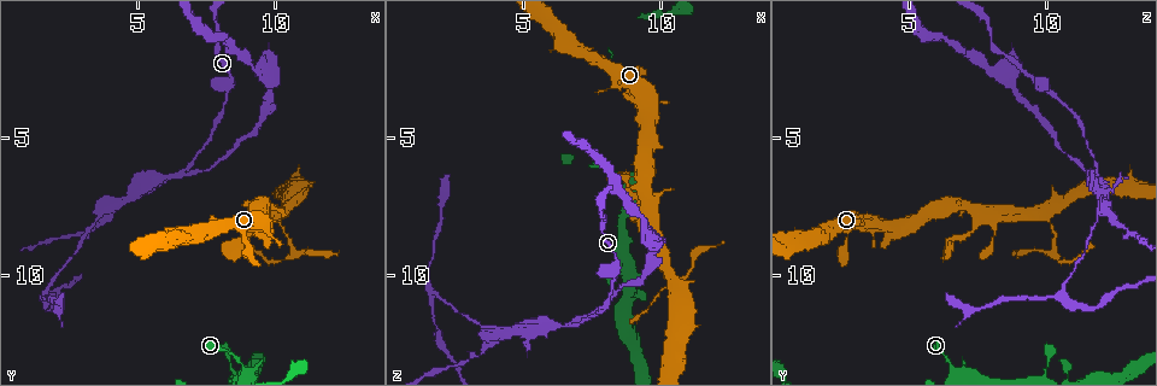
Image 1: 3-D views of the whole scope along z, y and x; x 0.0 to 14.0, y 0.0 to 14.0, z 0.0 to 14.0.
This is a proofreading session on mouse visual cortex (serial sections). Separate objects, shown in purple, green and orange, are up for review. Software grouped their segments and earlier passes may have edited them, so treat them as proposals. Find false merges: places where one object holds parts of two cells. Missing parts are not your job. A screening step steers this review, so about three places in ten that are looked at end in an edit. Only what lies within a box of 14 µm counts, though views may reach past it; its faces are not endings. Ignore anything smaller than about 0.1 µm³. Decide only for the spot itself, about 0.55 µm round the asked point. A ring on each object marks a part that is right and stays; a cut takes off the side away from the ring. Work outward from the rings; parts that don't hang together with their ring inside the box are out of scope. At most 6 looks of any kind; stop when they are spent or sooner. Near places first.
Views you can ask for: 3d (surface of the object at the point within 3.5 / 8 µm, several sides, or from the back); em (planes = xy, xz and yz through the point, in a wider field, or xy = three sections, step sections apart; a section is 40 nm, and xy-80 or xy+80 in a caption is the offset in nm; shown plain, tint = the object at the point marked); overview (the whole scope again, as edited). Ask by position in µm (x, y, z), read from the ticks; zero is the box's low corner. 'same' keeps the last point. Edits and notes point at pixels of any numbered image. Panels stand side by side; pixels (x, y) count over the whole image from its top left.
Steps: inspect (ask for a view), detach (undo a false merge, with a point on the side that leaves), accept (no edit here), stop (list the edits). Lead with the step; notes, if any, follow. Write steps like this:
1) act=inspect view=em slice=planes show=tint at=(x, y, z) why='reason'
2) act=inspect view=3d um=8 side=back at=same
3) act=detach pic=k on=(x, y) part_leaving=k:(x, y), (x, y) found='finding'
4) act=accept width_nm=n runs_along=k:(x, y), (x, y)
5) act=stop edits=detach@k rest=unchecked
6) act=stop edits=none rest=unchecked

act=inspect view=3d um=3.5 at=(10.5, 8.6, 10.2) why='sharp bend'

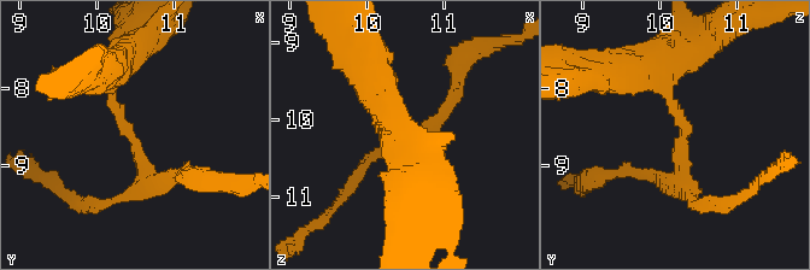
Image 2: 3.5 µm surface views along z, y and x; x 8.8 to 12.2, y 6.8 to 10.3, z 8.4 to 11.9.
act=inspect view=em slice=xy step=3 show=tint at=(10.45, 8.65, 10.30) arm_widths_nm=200,250

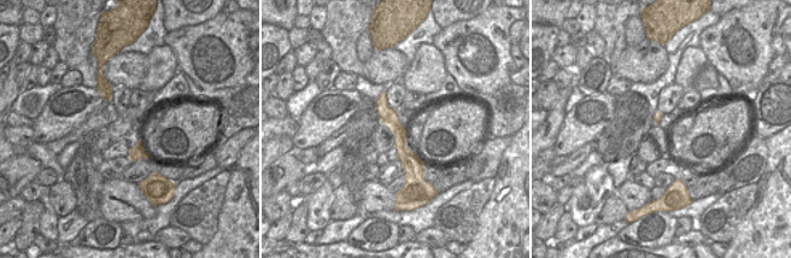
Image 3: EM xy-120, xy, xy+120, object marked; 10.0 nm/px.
act=accept runs_along=2:(115, 65), (115, 113), (145, 183), (170, 180) found='continuous, no second cell'

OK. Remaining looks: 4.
act=inspect view=3d um=8 at=(6.8, 6.0, 11.9) why='thin neck'

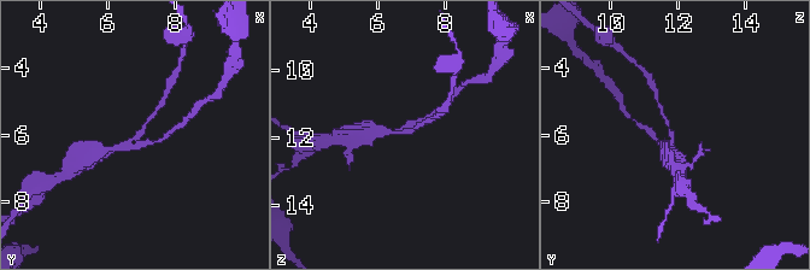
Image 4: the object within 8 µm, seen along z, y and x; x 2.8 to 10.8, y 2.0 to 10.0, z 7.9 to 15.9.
act=inspect view=3d um=3.5 at=(6.7, 6.1, 11.8)

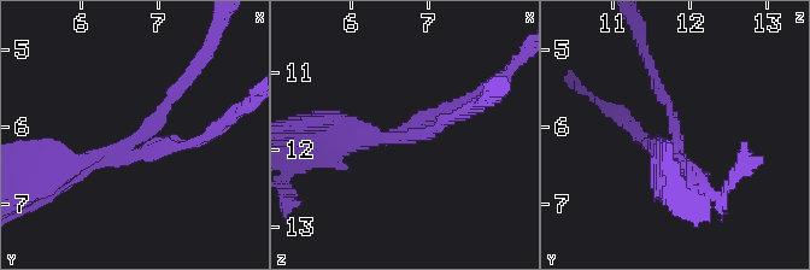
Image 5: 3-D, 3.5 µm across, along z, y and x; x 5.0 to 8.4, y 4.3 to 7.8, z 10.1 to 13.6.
act=inspect view=em slice=xy step=3 show=tint at=(6.70, 6.10, 11.80) arms=3 arm_widths_nm=150,200,200 why='now the EM'

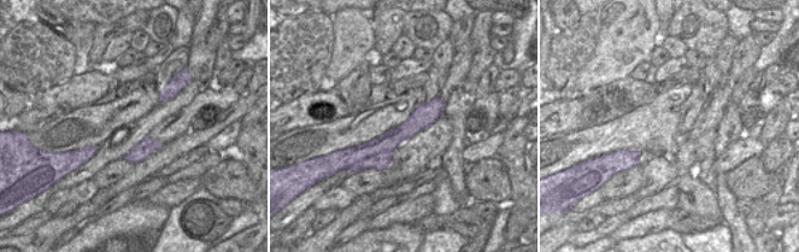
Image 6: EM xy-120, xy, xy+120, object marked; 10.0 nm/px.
act=detach pic=5 on=(168, 144) part_leaving=5:(141, 151), (197, 144), (234, 113) found='a second cell is stuck on'

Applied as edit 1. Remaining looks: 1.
act=stop edits=detach@5 rest=unchecked

